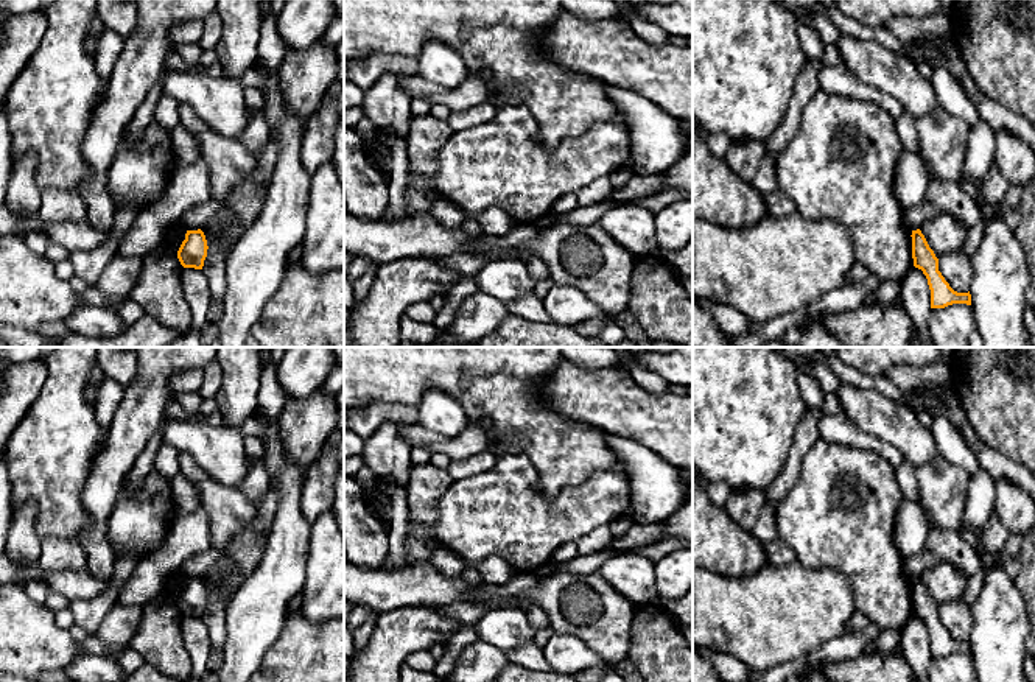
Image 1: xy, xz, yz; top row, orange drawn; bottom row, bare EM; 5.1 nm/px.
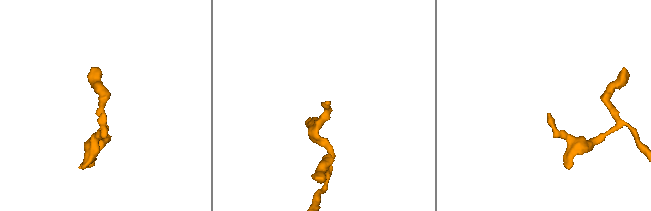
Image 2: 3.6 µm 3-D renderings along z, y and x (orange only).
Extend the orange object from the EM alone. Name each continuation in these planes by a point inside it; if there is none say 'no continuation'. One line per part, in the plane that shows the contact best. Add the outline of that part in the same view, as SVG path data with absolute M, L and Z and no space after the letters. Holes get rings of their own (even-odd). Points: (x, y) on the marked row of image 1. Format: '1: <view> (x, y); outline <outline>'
no continuation

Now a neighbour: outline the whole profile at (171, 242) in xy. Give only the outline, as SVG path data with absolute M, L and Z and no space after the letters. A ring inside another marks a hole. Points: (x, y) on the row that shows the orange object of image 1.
M174 230L171 234L165 234L163 243L160 246L167 252L177 254L184 240L185 240L185 234L182 234L181 230Z

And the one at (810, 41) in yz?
M797 22L797 36L808 61L822 61L825 44L809 22Z

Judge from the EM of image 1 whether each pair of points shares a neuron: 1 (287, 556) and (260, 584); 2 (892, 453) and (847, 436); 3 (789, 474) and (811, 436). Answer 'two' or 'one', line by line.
1: one
2: one
3: one

